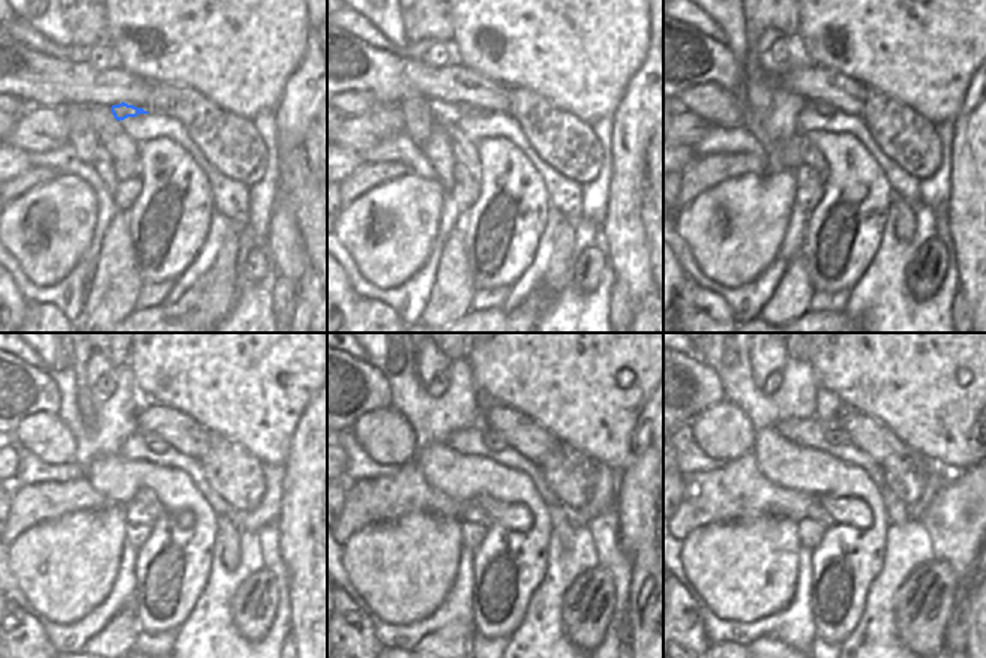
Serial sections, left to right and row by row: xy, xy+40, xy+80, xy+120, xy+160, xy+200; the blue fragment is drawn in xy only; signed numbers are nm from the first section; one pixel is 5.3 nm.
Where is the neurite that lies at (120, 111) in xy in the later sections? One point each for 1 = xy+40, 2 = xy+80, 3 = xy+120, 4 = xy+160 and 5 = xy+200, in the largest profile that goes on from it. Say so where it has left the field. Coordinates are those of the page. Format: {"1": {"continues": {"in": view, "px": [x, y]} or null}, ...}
{"1": {"continues": {"in": "xy+40", "px": [464, 110]}}, "2": {"continues": {"in": "xy+80", "px": [821, 108]}}, "3": {"continues": {"in": "xy+120", "px": [153, 442]}}, "4": {"continues": {"in": "xy+160", "px": [492, 441]}}, "5": {"continues": {"in": "xy+200", "px": [838, 438]}}}

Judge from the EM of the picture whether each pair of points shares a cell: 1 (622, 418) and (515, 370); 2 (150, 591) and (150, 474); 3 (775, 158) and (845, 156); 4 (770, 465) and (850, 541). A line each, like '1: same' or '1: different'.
1: same
2: same
3: same
4: same

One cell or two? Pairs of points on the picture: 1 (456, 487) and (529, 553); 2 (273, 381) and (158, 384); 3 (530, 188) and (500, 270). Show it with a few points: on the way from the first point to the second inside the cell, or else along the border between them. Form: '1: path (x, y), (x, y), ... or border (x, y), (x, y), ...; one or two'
1: path (488, 484), (517, 487), (539, 510), (539, 522); one
2: path (245, 381), (186, 381); one
3: path (526, 209), (526, 215), (515, 225), (508, 249); one

